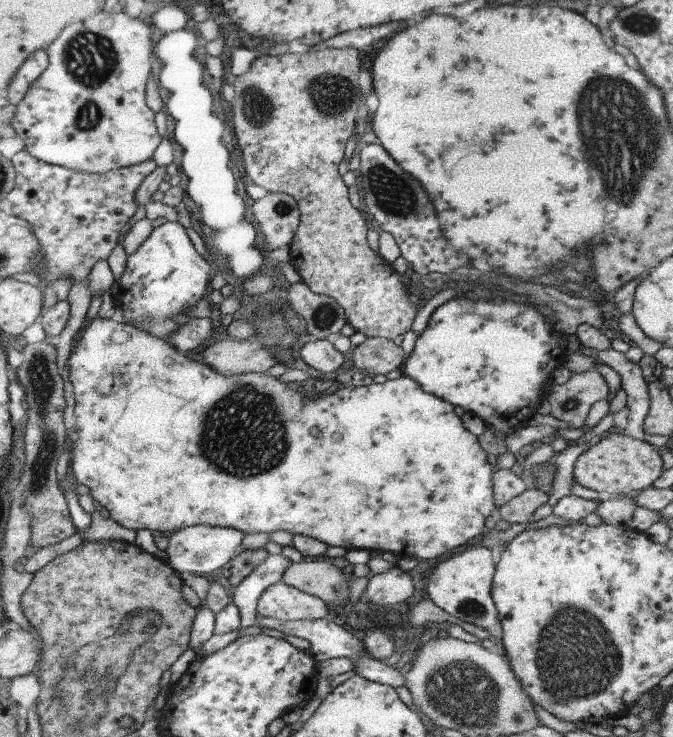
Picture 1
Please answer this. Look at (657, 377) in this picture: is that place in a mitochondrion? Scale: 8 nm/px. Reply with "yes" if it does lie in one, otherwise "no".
no

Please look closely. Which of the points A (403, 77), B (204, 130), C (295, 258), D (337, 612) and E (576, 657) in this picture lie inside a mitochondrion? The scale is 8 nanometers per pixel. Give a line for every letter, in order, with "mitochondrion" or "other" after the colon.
A: other
B: other
C: other
D: other
E: mitochondrion

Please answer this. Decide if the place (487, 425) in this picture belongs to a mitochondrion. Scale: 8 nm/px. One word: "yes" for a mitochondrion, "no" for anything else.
no

